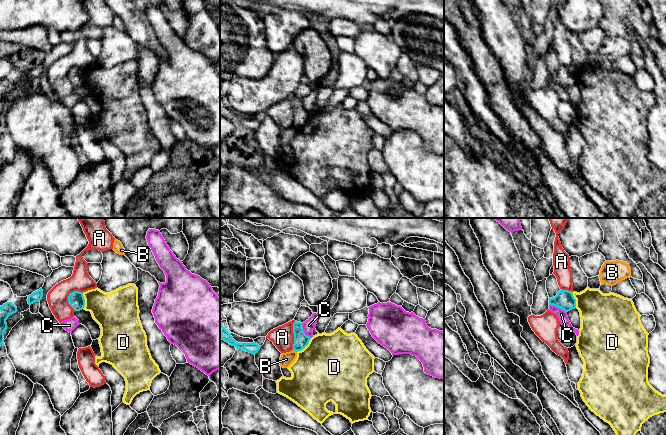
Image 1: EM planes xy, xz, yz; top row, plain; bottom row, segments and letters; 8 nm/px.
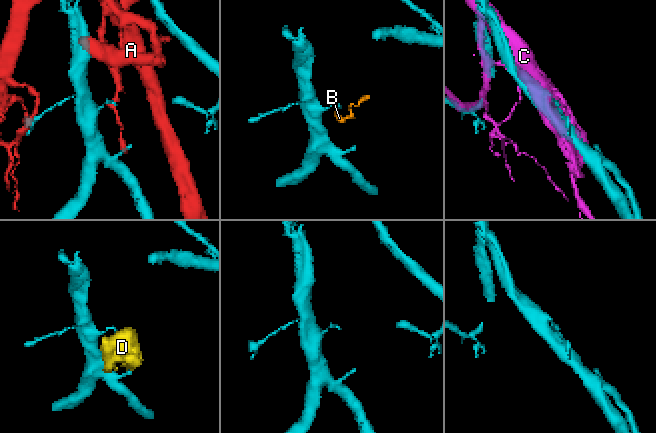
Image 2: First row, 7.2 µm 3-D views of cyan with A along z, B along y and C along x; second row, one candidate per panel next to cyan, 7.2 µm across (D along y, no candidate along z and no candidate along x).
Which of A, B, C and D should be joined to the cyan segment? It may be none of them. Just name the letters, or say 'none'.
none

